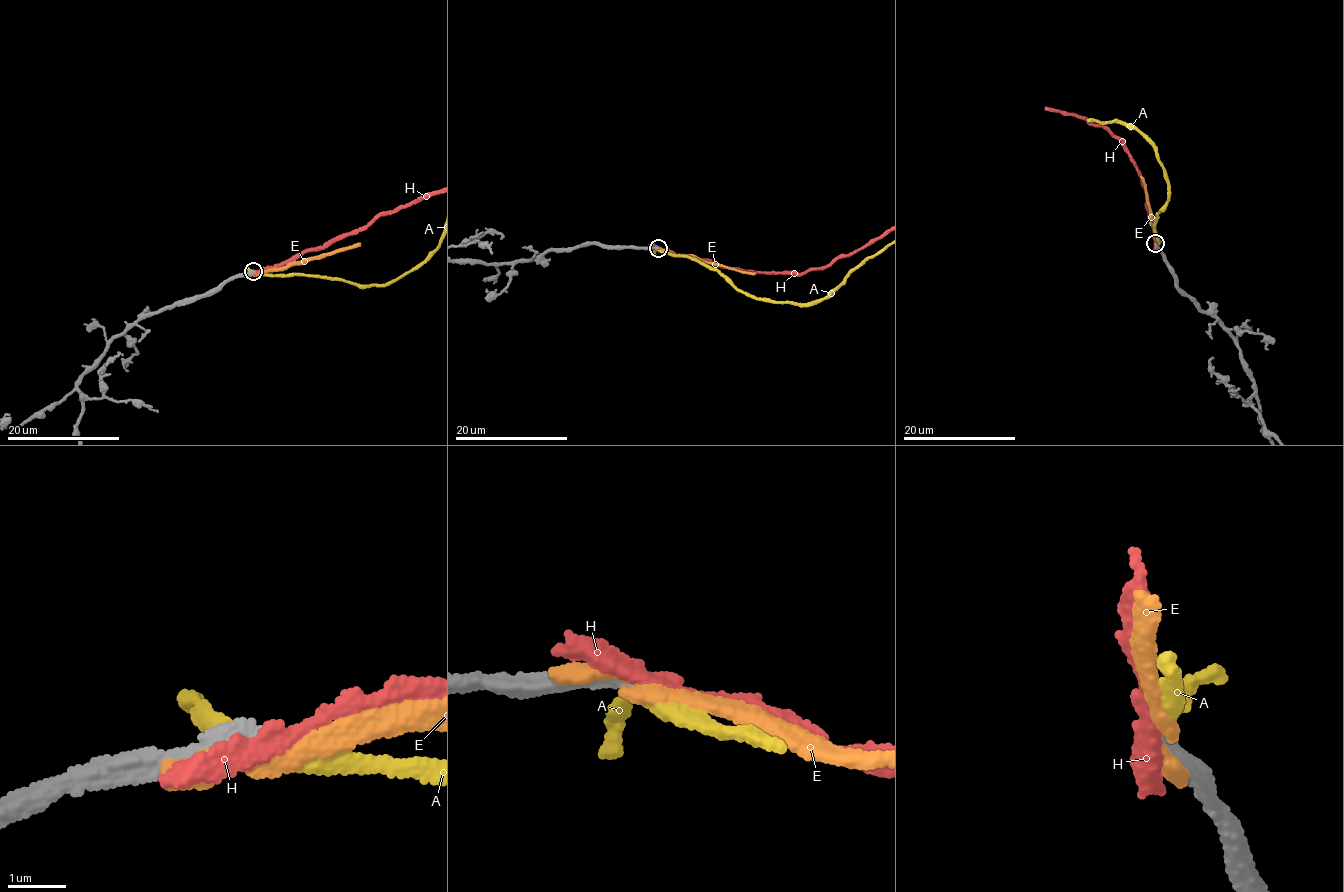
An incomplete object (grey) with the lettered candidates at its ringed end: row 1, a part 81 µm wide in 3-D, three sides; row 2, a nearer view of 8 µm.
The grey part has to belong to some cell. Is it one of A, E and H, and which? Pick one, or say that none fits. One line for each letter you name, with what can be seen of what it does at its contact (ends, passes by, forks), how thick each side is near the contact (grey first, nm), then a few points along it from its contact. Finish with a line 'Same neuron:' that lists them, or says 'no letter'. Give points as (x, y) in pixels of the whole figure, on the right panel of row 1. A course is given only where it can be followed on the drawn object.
Same neuron: no letter

